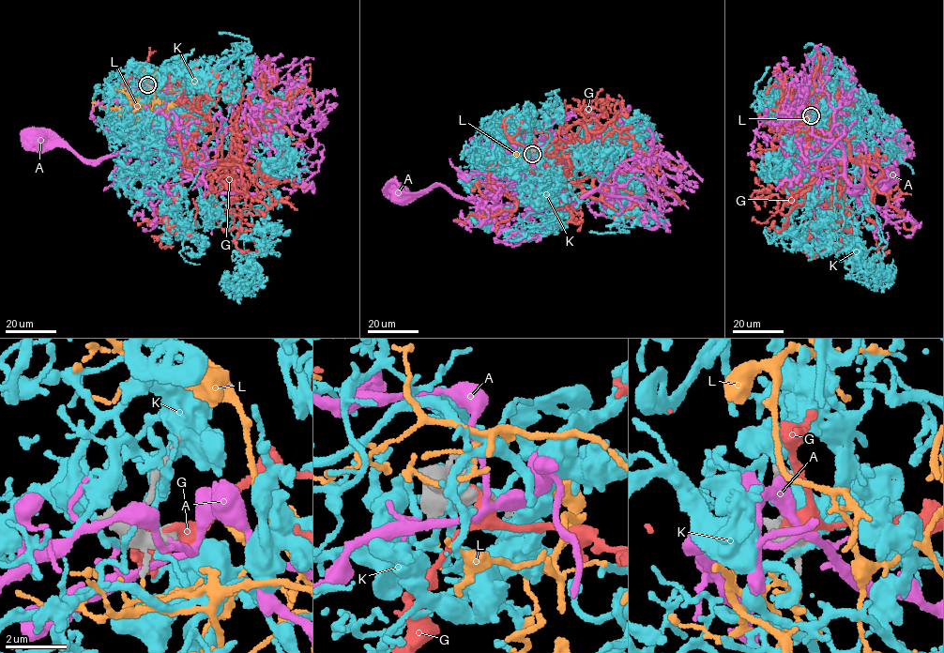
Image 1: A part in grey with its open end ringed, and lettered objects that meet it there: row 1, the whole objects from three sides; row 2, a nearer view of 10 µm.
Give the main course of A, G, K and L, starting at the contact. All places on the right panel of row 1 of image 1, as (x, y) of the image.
A: (806, 116), (830, 151), (823, 179), (834, 188), (888, 179), (886, 162), (875, 189), (889, 176)
G: (808, 115), (851, 156), (836, 178), (828, 248), (814, 255), (813, 226), (794, 221)
K: (809, 117), (812, 95), (814, 122), (842, 171), (862, 162), (881, 165), (894, 150)
L: (808, 120), (804, 122), (810, 140), (803, 135), (811, 141), (812, 148), (819, 147), (815, 146), (814, 154)

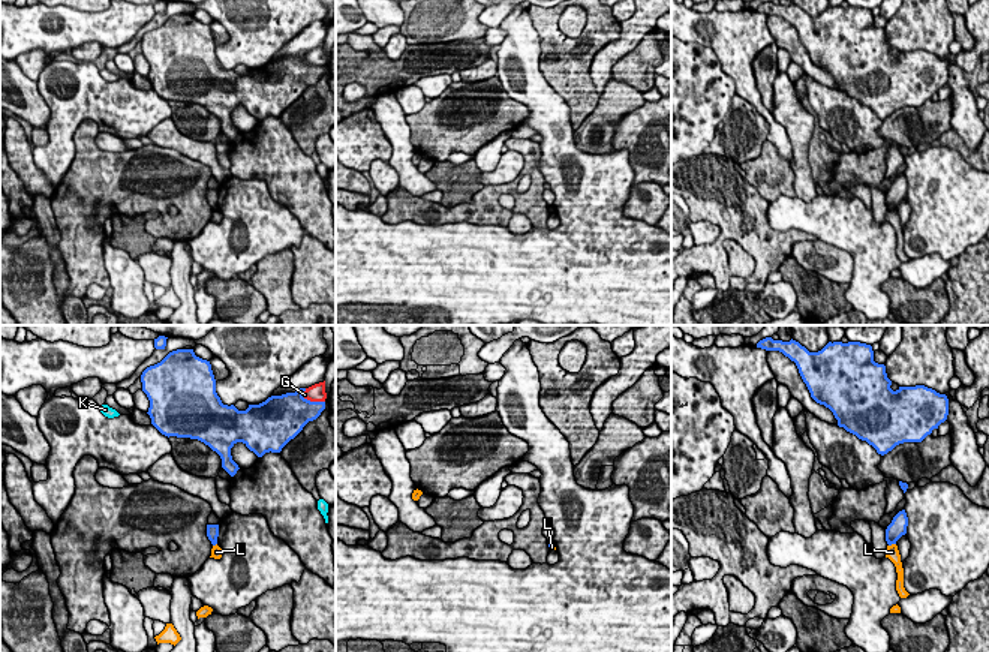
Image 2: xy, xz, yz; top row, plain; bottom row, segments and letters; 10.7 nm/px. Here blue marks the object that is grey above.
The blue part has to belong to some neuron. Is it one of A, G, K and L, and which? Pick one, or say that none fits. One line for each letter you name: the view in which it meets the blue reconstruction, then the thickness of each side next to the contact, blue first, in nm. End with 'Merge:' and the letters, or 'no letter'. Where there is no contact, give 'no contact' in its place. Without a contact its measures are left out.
Merge: no letter

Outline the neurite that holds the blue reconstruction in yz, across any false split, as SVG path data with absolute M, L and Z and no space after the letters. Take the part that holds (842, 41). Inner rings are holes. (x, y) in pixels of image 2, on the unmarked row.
M766 1L757 7L766 15L779 15L796 27L811 61L829 72L838 90L872 109L884 120L904 106L922 106L949 79L949 63L925 49L890 52L886 30L874 25L871 9L860 6L829 6L821 15L809 16L796 4Z

